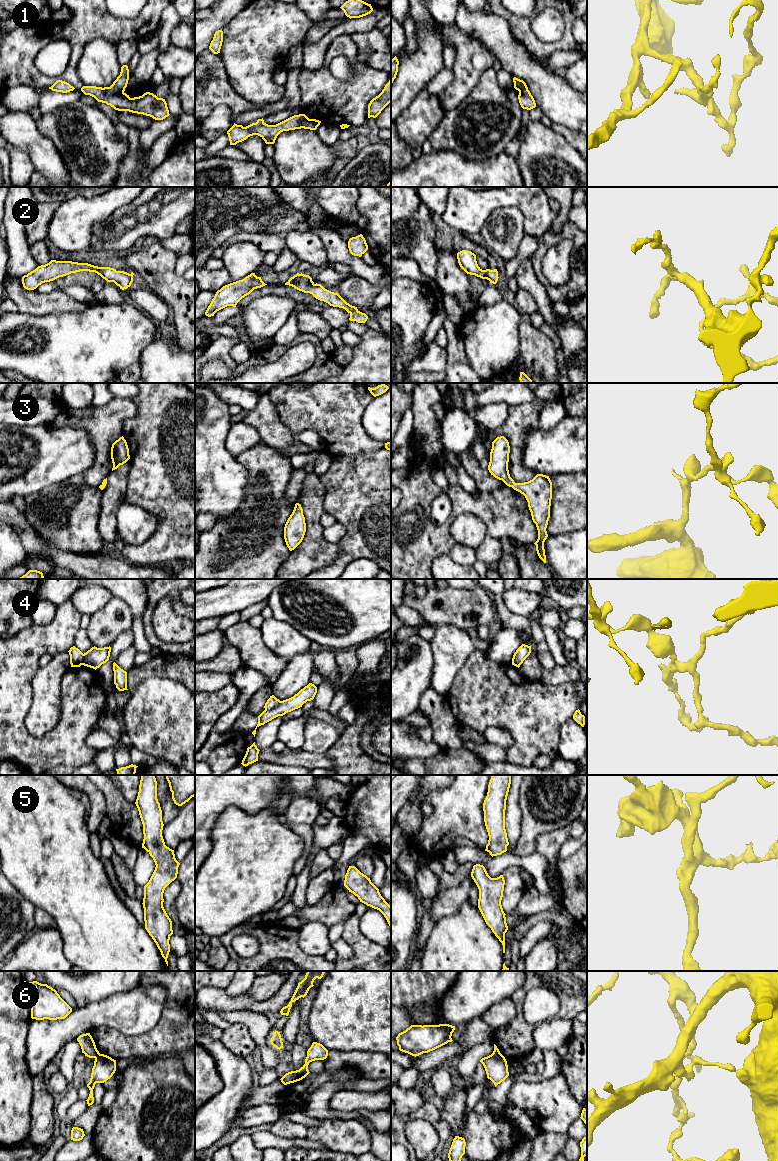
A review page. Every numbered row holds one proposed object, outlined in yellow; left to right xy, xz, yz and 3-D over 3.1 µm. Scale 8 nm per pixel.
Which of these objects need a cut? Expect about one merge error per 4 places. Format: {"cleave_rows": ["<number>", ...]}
{"cleave_rows": ["4", "6"]}

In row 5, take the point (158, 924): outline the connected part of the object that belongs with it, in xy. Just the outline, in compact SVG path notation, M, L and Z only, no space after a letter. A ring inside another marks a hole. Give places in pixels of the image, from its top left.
M141 775L139 792L135 802L143 824L144 848L155 862L155 870L144 886L145 929L156 943L168 966L172 921L163 907L165 888L177 878L180 863L174 850L165 845L162 830L162 810L157 799L157 781L154 775Z

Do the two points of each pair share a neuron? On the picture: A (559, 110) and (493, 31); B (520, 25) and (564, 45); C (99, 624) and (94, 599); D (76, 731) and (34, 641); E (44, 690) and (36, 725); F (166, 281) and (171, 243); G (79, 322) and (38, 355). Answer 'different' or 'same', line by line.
A: same
B: same
C: different
D: same
E: same
F: different
G: same

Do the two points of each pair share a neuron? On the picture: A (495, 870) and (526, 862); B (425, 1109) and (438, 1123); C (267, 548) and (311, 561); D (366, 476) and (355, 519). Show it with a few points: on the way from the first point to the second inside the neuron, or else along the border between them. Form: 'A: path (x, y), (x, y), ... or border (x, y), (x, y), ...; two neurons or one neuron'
A: path (503, 862), (518, 862); one neuron
B: path (428, 1112), (436, 1120); one neuron
C: border (291, 551), (290, 555), (278, 568); two neurons
D: path (360, 487), (360, 508); one neuron

